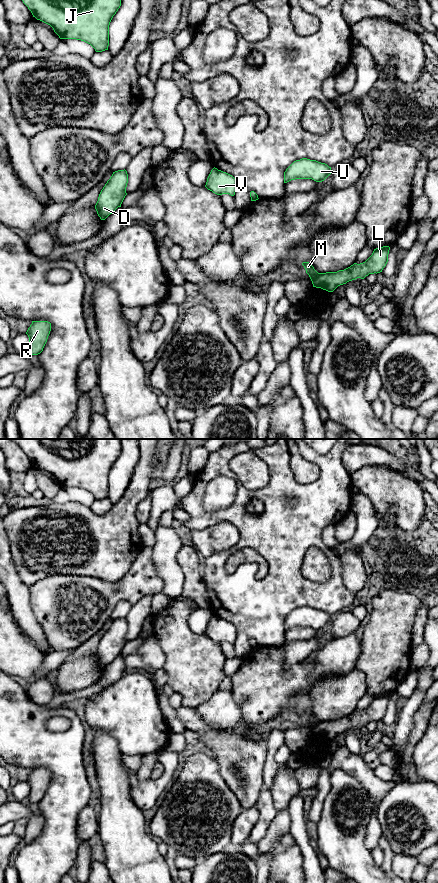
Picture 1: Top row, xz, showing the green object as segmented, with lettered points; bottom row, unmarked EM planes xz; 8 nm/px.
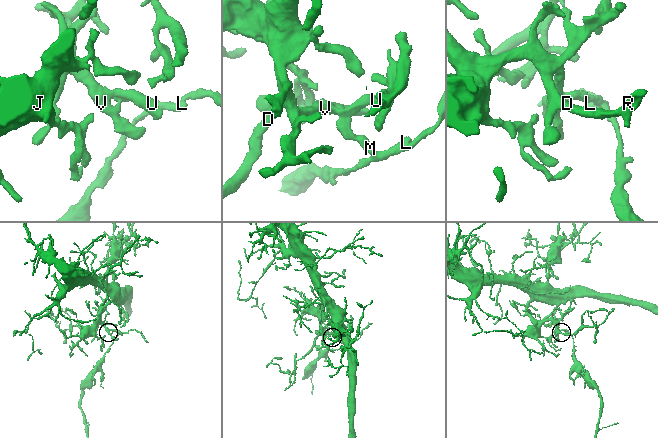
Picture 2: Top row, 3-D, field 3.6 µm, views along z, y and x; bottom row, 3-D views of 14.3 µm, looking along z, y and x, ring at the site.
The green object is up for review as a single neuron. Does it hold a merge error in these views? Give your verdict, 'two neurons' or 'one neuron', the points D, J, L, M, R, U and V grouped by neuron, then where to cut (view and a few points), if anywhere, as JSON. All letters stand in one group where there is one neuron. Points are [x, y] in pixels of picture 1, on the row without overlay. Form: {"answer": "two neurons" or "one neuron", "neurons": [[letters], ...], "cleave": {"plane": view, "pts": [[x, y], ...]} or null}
{"answer": "two neurons", "neurons": [["D", "J", "M", "R", "U", "V"], ["L"]], "cleave": {"plane": "xz", "pts": [[319, 721], [311, 727]]}}

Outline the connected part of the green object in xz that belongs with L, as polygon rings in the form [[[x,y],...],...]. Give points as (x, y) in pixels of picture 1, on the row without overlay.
[[[383,694],[374,697],[372,703],[363,711],[354,711],[350,715],[337,720],[319,721],[311,727],[313,735],[333,740],[338,734],[357,726],[364,727],[369,722],[380,721],[388,710],[390,695]]]

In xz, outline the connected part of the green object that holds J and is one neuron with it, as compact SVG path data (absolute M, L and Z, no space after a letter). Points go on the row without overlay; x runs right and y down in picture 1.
M10 439L16 442L33 465L50 473L60 487L76 487L90 492L96 500L108 498L109 473L121 454L121 439Z

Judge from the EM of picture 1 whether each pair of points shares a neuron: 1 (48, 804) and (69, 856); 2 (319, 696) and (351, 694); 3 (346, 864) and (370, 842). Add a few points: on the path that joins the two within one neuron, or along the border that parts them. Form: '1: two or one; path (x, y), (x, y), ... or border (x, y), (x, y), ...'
1: one; path (60, 817), (60, 843)
2: one; path (327, 696), (343, 694)
3: two; border (367, 823), (364, 846), (370, 852)

